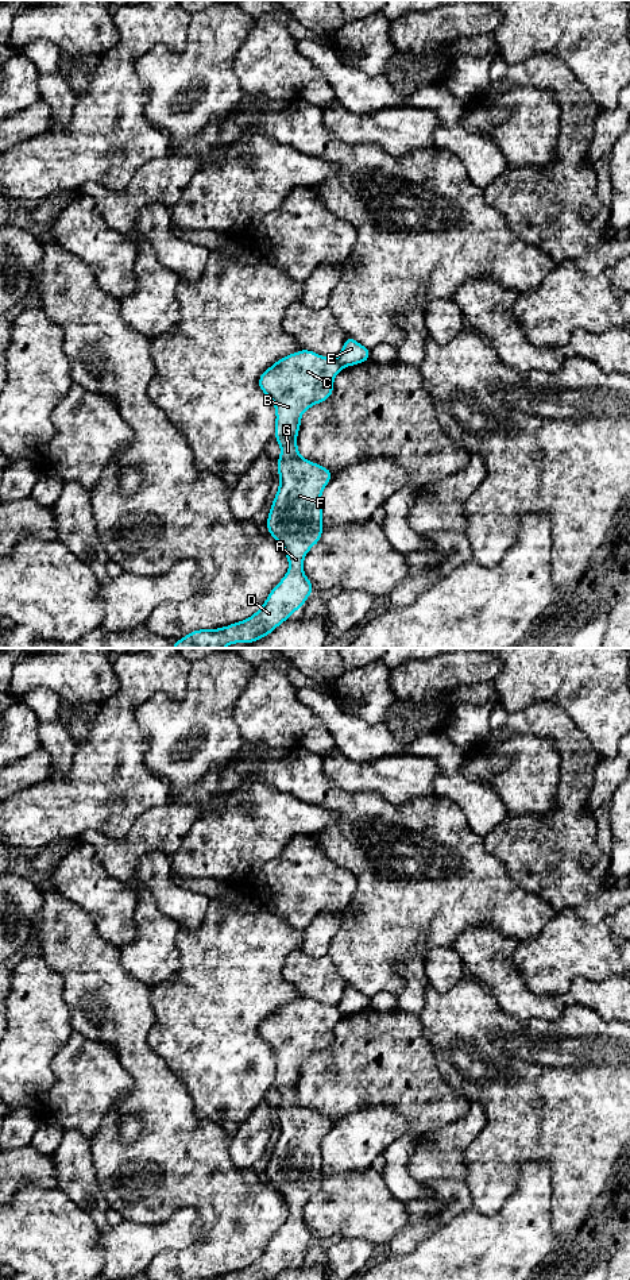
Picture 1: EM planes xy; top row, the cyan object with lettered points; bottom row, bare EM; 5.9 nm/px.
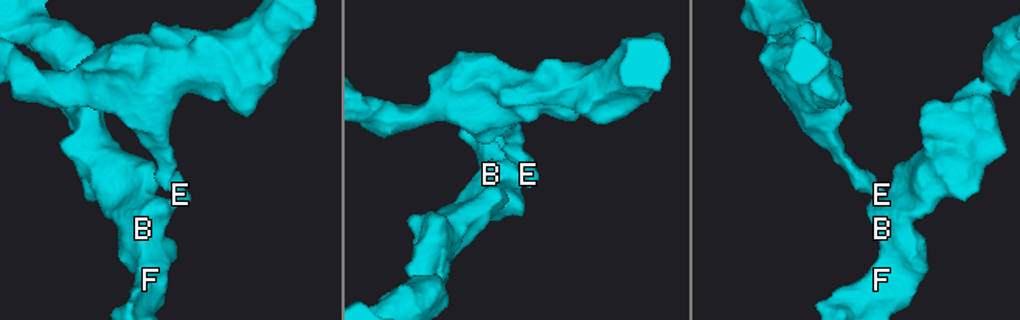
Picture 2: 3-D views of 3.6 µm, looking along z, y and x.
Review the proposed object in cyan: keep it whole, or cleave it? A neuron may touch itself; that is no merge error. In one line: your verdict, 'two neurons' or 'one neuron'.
two neurons

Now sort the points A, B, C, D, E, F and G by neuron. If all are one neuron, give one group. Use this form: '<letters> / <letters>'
A B C D F G / E

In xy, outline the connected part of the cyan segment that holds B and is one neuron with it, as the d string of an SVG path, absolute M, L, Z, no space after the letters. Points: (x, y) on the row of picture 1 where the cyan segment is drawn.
M301 350L277 361L260 374L258 385L274 402L274 437L281 446L277 462L279 486L267 517L268 533L281 544L289 560L289 570L279 583L270 591L262 608L251 617L217 629L197 629L174 641L173 648L225 648L235 643L250 644L270 635L283 621L301 609L314 587L304 572L304 558L321 540L322 506L321 494L333 473L299 455L297 435L301 416L313 405L326 401L333 393L333 381L343 365L337 358L321 356L310 350Z

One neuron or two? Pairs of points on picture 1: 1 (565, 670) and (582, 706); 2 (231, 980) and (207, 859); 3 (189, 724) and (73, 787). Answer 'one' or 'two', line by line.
1: one
2: two
3: two

